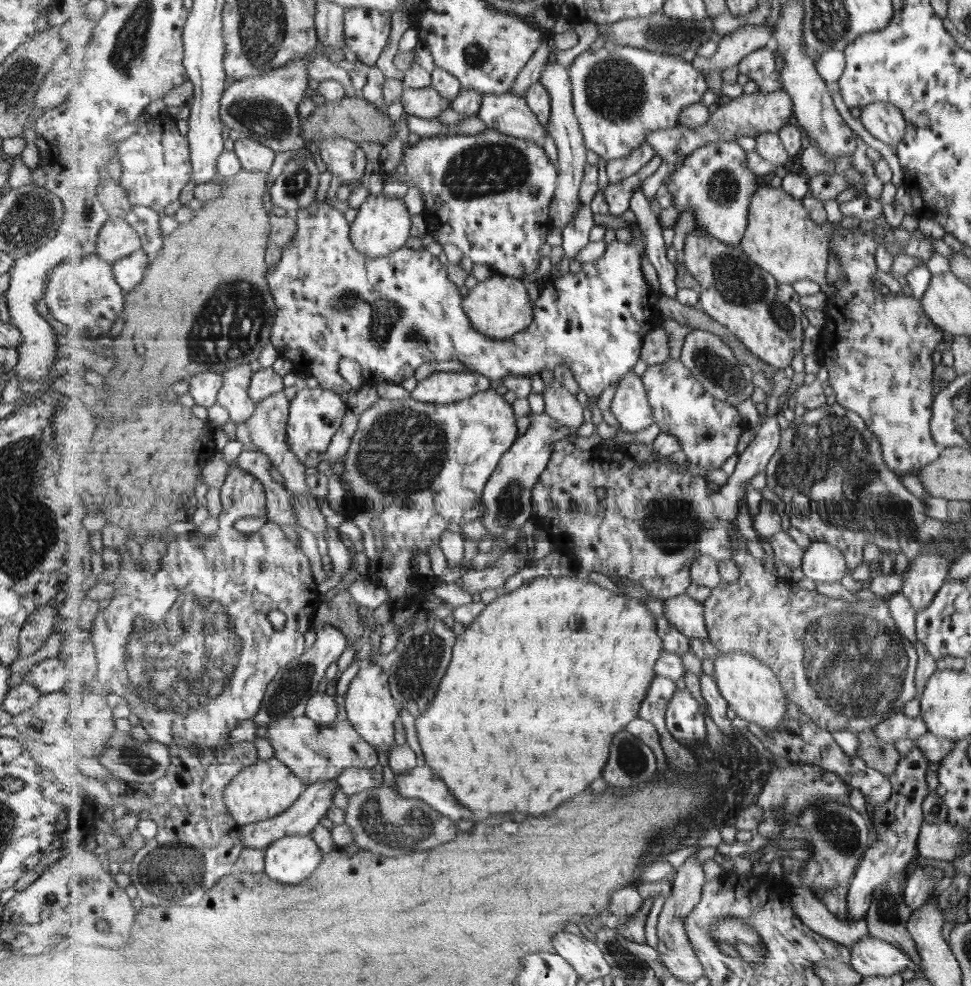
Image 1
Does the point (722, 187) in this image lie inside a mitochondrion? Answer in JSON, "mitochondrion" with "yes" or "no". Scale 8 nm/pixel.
{"mitochondrion":"yes"}

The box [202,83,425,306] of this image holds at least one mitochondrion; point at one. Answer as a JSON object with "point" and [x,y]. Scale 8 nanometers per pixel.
{"point":[265,117]}

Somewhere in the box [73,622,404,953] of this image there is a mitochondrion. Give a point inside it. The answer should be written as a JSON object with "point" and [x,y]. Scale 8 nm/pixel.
{"point":[184,863]}

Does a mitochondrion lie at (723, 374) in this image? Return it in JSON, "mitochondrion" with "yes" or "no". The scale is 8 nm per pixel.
{"mitochondrion":"yes"}

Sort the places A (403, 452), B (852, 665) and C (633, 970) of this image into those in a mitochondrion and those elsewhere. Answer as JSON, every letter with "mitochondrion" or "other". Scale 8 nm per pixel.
{"A":"mitochondrion","B":"mitochondrion","C":"mitochondrion"}

